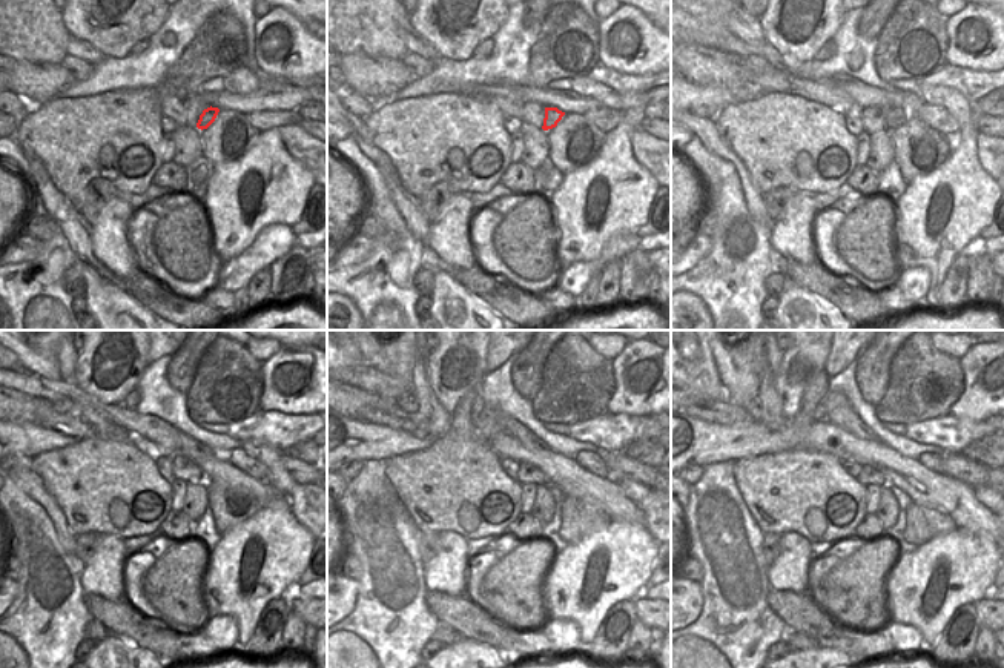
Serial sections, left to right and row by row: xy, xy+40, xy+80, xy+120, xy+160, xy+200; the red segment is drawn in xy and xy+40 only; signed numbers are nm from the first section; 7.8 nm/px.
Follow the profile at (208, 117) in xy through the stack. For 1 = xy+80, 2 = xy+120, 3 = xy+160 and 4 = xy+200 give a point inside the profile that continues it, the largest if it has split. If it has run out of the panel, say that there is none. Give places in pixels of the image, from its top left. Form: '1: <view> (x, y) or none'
1: xy+80 (895, 117)
2: xy+120 (197, 452)
3: xy+160 (510, 426)
4: xy+200 (838, 410)

